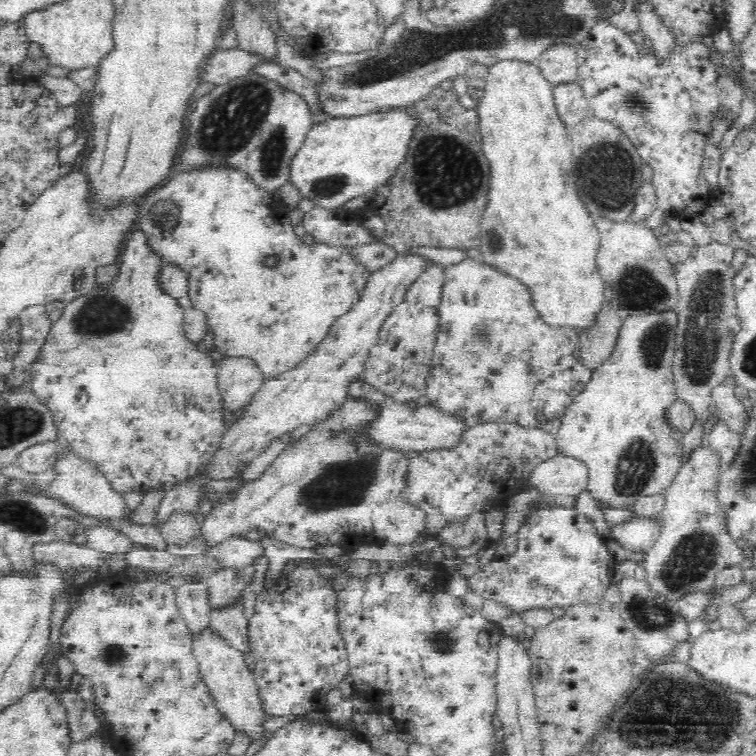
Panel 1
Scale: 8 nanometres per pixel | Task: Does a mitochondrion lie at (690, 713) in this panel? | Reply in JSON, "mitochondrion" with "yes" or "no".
{"mitochondrion":"yes"}

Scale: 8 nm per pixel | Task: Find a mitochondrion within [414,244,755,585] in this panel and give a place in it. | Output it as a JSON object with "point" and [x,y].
{"point":[709,299]}

